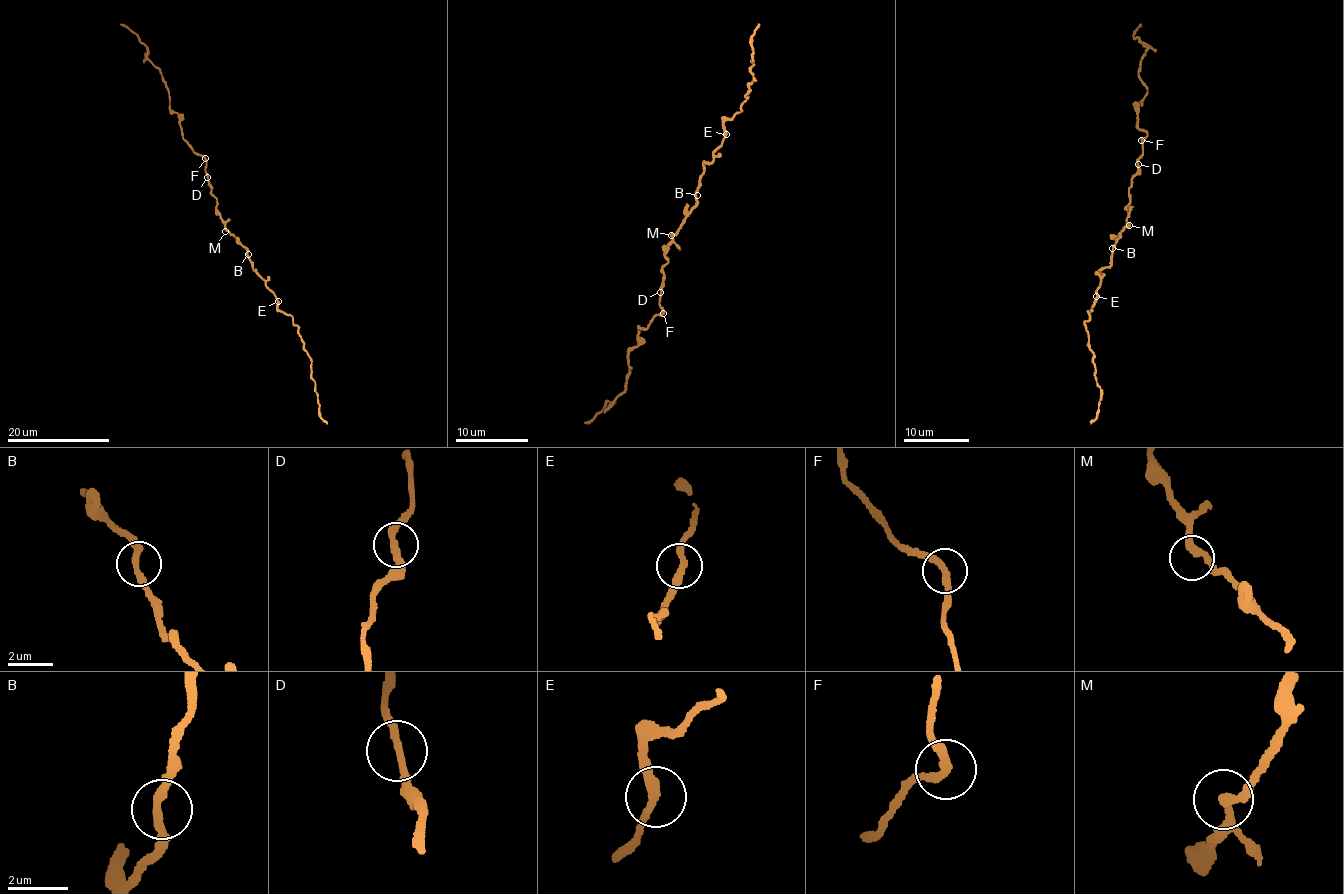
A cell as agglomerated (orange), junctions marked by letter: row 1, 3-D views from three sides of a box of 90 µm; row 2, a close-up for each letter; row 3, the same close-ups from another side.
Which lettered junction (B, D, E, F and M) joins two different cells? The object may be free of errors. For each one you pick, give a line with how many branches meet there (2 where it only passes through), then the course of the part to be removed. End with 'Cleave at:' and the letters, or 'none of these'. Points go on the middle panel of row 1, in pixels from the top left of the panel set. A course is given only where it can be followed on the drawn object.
Cleave at: none of these

